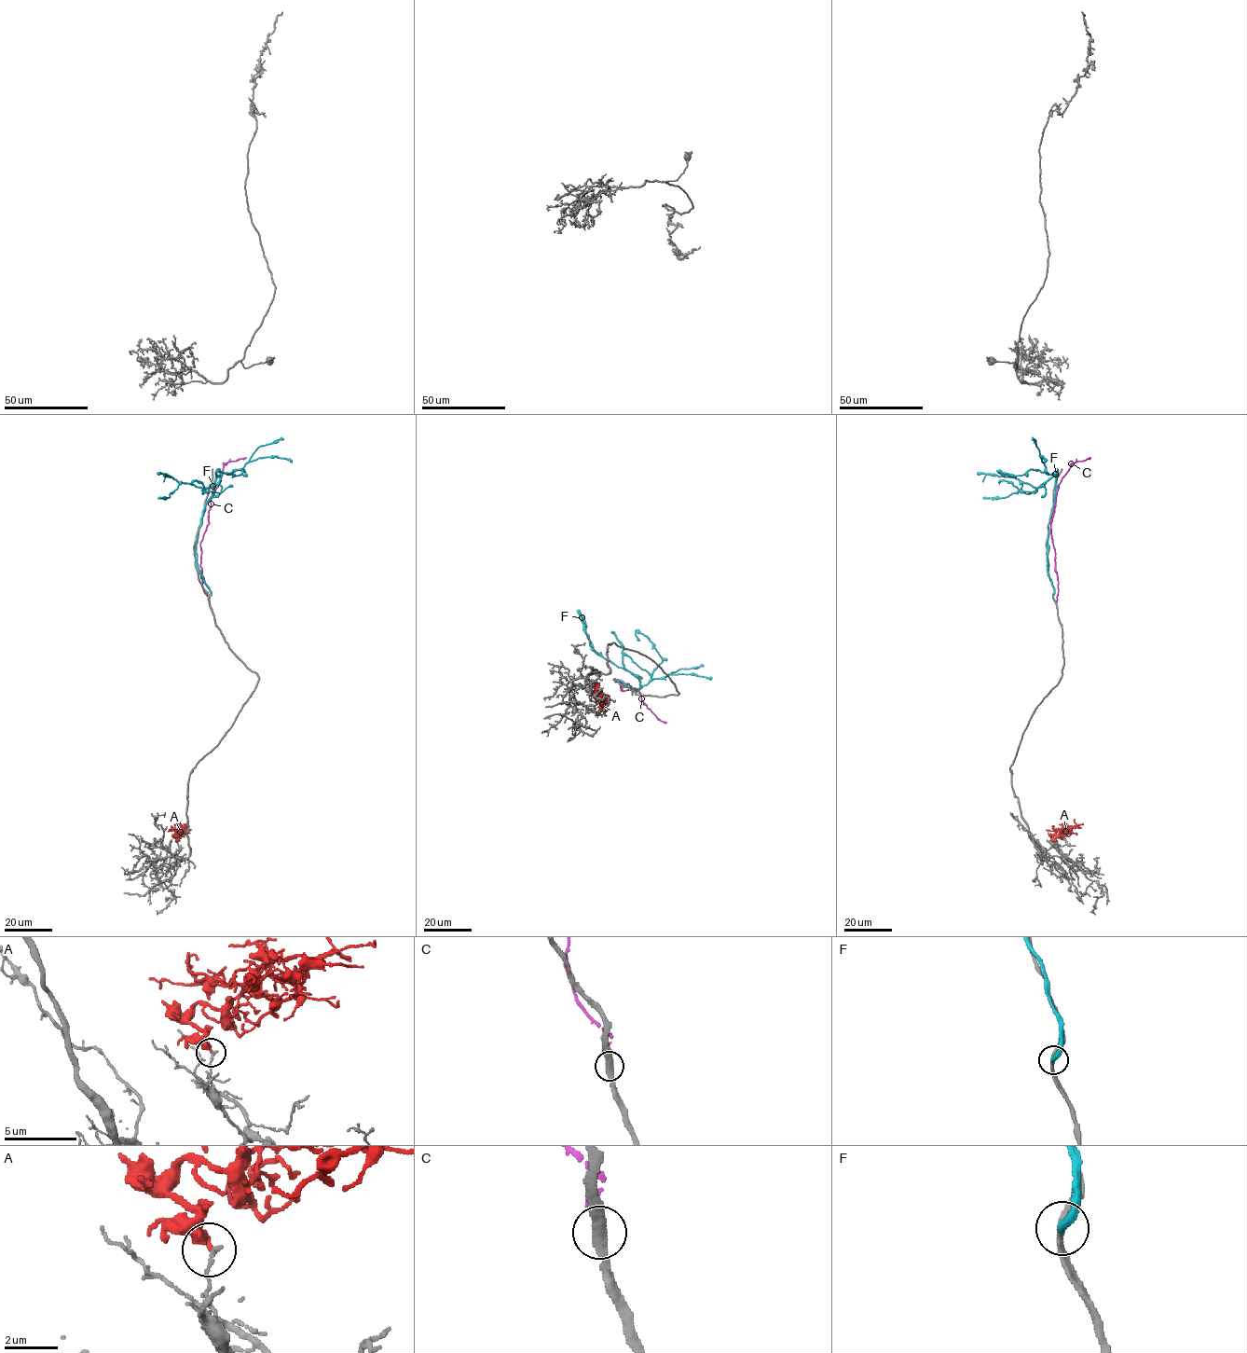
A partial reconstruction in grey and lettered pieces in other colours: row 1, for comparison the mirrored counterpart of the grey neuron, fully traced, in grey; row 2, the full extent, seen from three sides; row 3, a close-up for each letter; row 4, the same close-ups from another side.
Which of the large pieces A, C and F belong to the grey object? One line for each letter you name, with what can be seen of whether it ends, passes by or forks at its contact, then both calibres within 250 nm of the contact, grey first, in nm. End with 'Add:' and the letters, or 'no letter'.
Add: no letter

